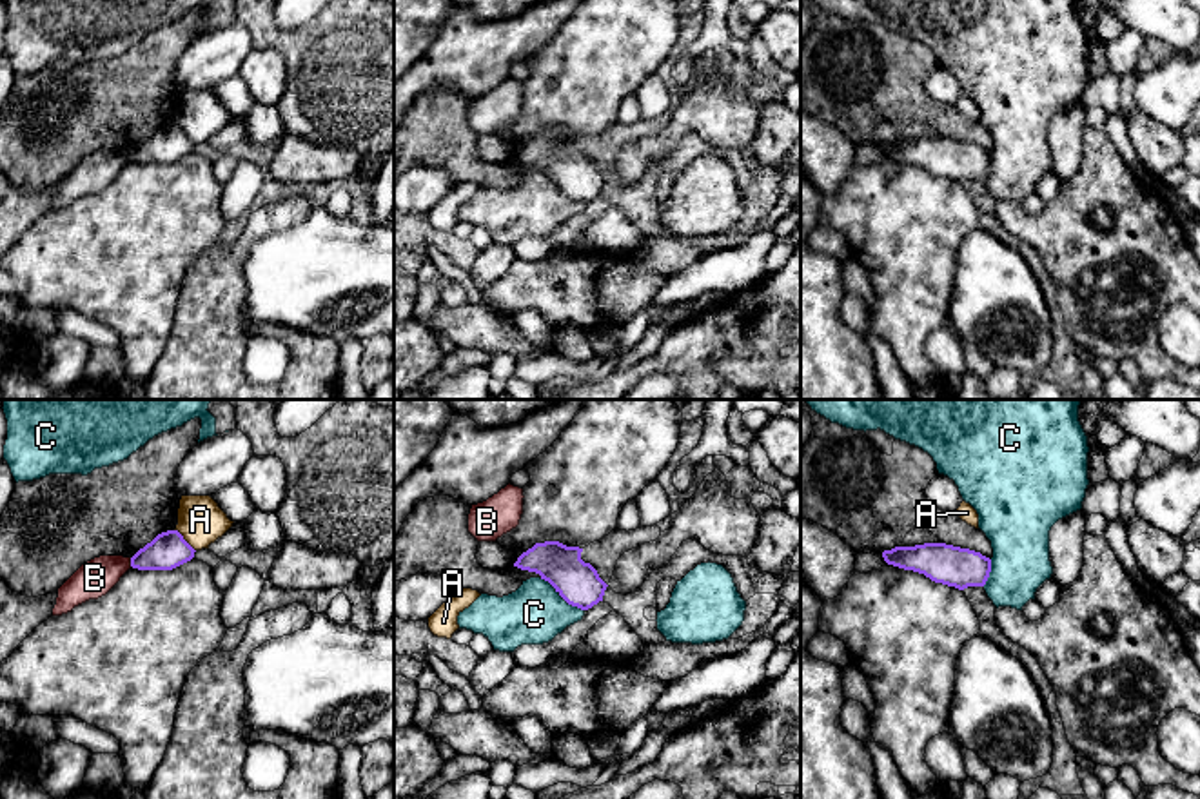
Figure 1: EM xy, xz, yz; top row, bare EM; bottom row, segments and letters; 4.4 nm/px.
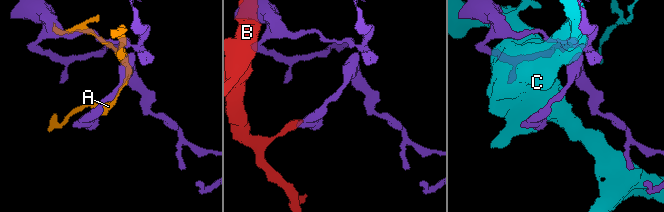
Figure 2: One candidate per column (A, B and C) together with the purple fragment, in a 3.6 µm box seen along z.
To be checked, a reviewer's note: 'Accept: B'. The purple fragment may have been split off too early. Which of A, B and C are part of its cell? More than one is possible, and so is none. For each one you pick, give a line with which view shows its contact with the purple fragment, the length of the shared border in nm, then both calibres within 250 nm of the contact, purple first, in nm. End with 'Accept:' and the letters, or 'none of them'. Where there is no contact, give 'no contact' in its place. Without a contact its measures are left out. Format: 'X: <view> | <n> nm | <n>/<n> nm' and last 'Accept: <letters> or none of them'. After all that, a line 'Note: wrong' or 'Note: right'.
Accept: none of them
Note: wrong

